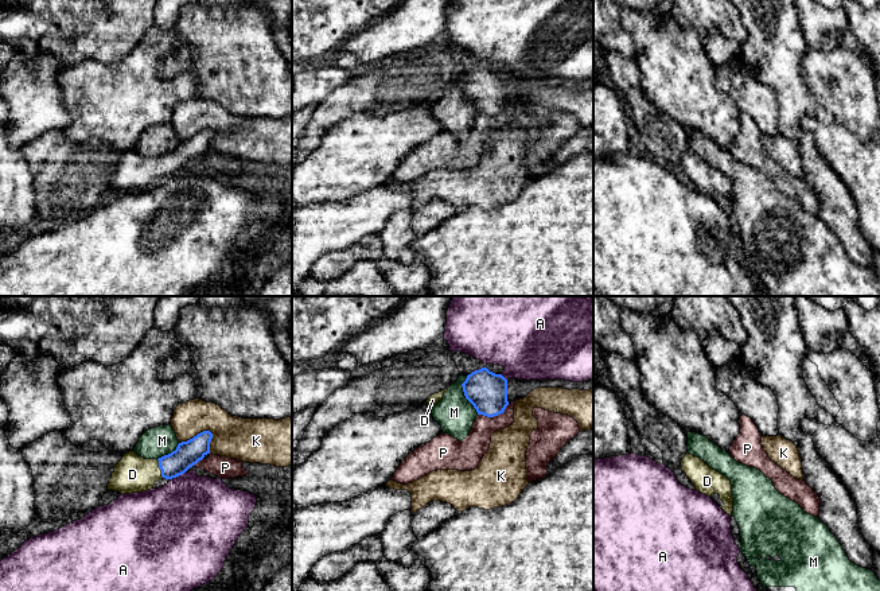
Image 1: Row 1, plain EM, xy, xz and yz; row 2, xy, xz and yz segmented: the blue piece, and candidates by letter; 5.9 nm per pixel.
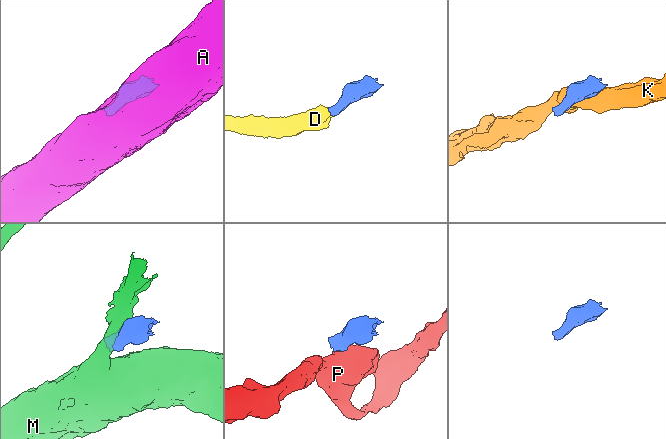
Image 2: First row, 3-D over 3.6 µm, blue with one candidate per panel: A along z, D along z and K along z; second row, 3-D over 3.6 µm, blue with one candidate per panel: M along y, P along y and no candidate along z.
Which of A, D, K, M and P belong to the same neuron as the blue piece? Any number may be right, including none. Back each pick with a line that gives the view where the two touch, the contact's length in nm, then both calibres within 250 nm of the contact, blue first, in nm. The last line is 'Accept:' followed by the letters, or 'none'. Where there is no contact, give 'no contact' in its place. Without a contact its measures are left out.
D: meets blue in xy; contact 120 nm long; 150 nm thick on the blue side, 220 nm on the other
Accept: D

